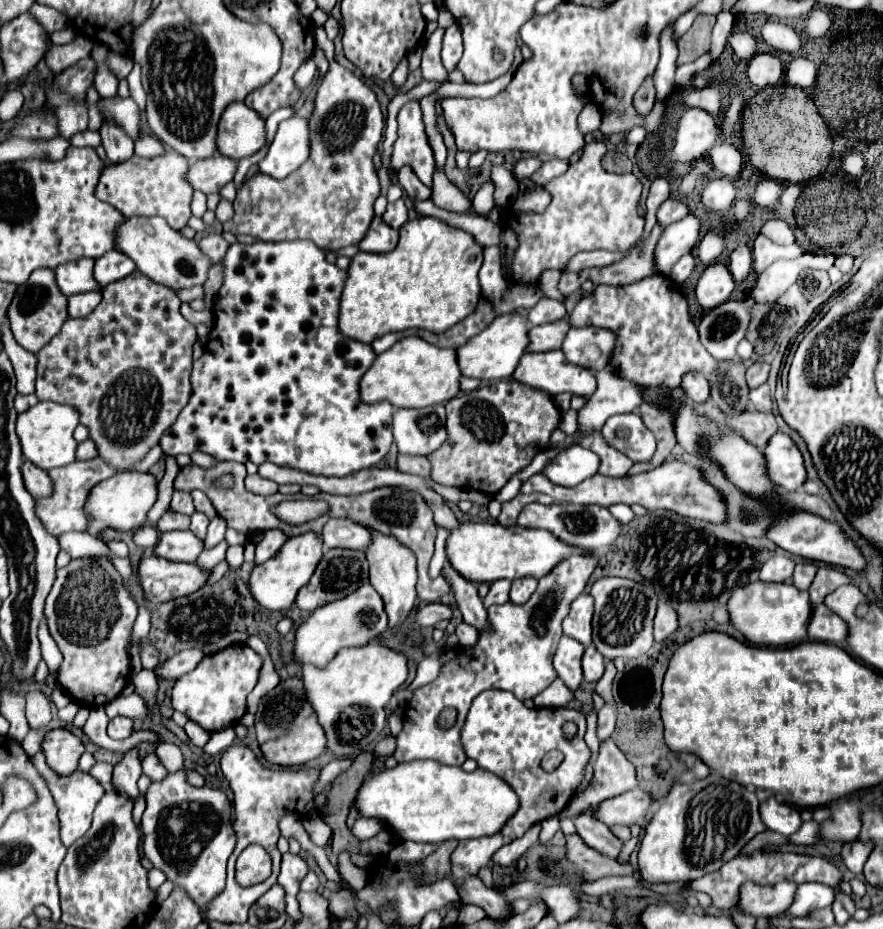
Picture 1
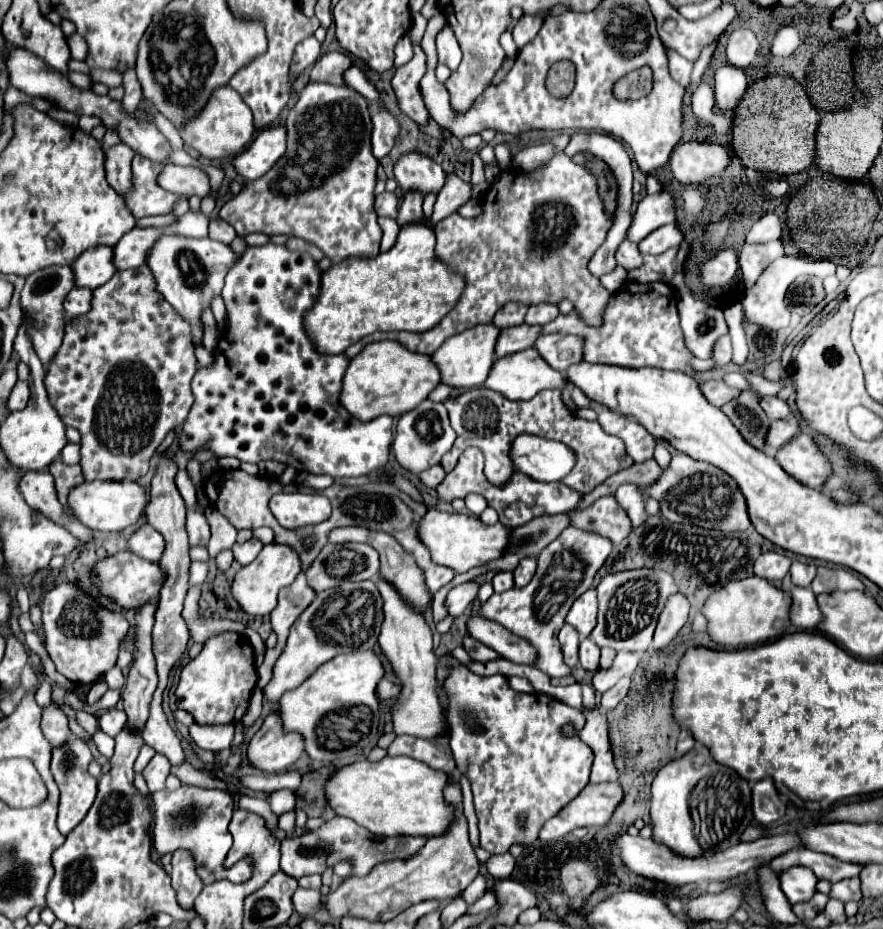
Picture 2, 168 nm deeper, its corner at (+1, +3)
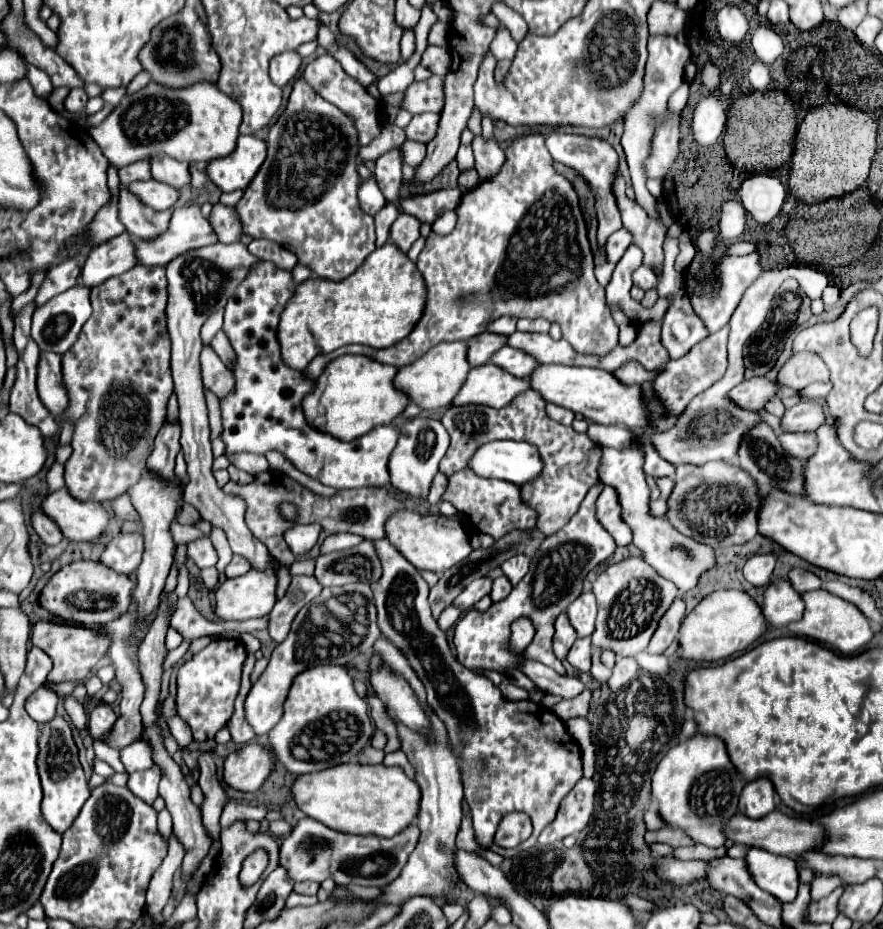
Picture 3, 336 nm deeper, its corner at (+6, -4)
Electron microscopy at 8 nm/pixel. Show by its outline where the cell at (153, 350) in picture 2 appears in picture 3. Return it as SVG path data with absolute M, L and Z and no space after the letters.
M138 265L122 275L110 277L106 279L106 283L102 283L100 287L92 287L92 309L94 313L90 315L90 319L84 323L78 341L74 343L74 347L70 347L70 351L62 357L62 371L64 371L64 379L66 379L66 389L70 395L70 407L66 411L66 415L62 419L72 419L74 421L74 437L72 437L72 457L66 463L66 489L68 493L78 499L78 501L96 501L96 503L108 503L114 497L122 495L124 491L128 491L128 487L132 487L138 477L142 475L144 467L146 467L146 459L152 453L154 447L154 437L160 431L164 419L166 419L166 403L168 397L174 391L174 383L172 383L172 375L170 375L170 337L168 337L168 329L166 329L166 271L162 265L156 267L146 267L146 265Z

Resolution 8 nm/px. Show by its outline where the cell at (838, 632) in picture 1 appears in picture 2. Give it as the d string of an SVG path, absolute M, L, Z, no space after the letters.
M793 588L791 596L791 624L799 630L817 630L817 626L823 622L823 614L817 606L815 594L809 588Z

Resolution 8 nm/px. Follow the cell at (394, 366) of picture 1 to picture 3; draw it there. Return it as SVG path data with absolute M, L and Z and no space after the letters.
M344 355L326 365L312 391L302 399L302 411L310 427L340 441L352 441L376 425L388 425L408 405L390 383L396 367L382 367L360 355Z

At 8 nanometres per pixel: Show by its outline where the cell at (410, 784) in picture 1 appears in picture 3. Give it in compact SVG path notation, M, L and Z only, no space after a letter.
M342 763L328 769L322 769L318 773L306 773L298 775L292 783L292 799L300 811L304 811L308 817L336 829L342 833L354 833L354 835L368 835L374 833L378 837L394 837L398 831L406 829L408 823L414 821L418 811L418 797L420 789L412 779L406 779L404 771L400 767L386 767L386 765L362 765L362 763Z

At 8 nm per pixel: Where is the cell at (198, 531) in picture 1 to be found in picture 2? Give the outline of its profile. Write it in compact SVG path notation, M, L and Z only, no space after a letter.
M187 510L187 532L189 532L191 546L209 542L209 536L211 536L209 534L209 524L207 524L207 520L201 512Z

